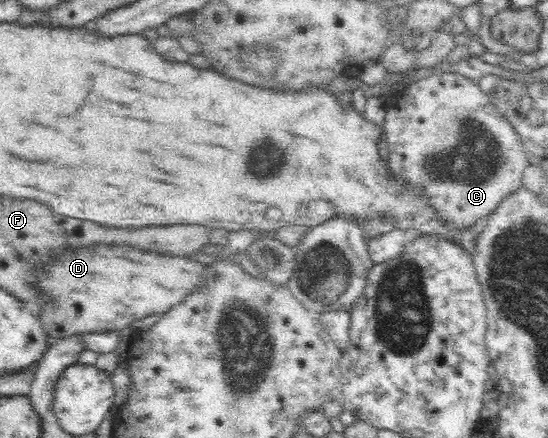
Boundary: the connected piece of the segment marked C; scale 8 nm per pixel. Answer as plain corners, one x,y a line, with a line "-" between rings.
437,72
430,77
416,79
386,102
388,105
382,106
382,148
383,153
390,151
388,155
384,155
388,157
390,175
395,183
402,185
404,192
409,189
415,199
421,199
441,226
454,229
458,233
470,231
472,227
476,229
506,195
522,186
523,173
530,162
522,138
479,81
457,72

